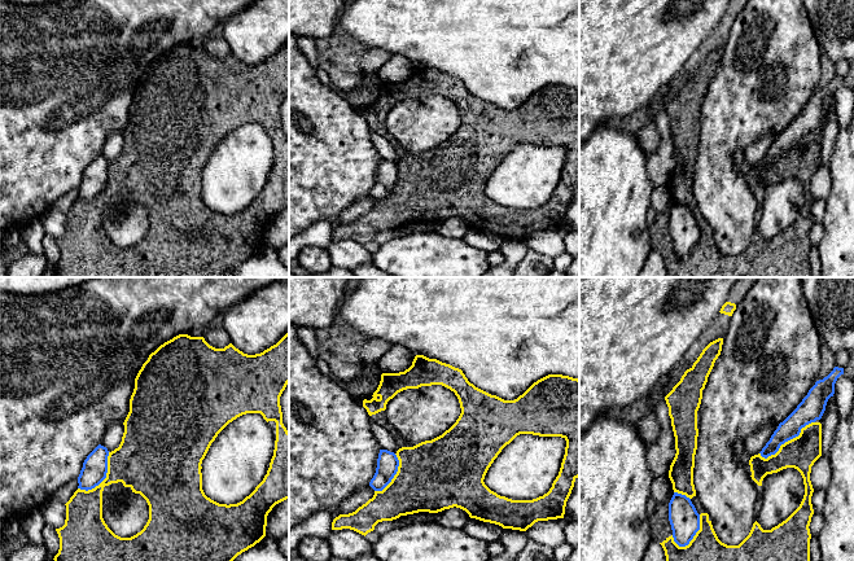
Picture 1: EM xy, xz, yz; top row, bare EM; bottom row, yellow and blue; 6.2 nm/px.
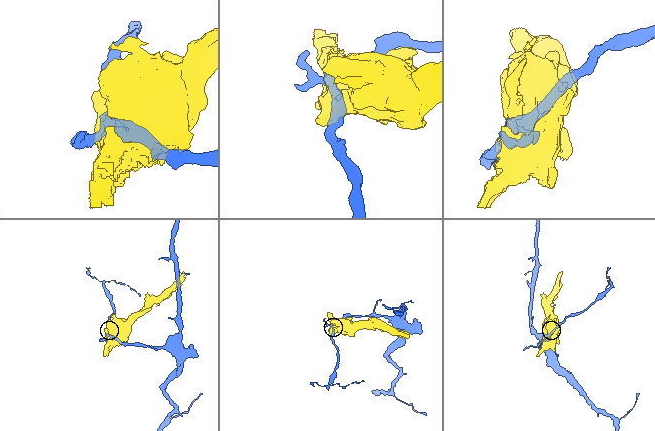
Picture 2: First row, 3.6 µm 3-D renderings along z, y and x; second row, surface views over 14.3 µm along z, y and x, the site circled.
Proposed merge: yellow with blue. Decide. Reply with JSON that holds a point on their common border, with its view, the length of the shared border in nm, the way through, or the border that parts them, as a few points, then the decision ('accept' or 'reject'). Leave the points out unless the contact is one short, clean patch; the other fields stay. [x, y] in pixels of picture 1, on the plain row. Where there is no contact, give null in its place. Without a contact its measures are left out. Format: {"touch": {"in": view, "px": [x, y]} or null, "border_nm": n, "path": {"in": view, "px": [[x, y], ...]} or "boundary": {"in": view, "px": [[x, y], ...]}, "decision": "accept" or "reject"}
{"touch": {"in": "yz", "px": [788, 150]}, "border_nm": 400, "decision": "reject"}

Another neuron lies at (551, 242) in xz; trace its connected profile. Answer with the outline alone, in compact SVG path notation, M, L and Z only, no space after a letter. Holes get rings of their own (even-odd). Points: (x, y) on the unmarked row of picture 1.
M565 228L538 231L526 240L526 245L539 255L553 259L565 251L565 235Z

